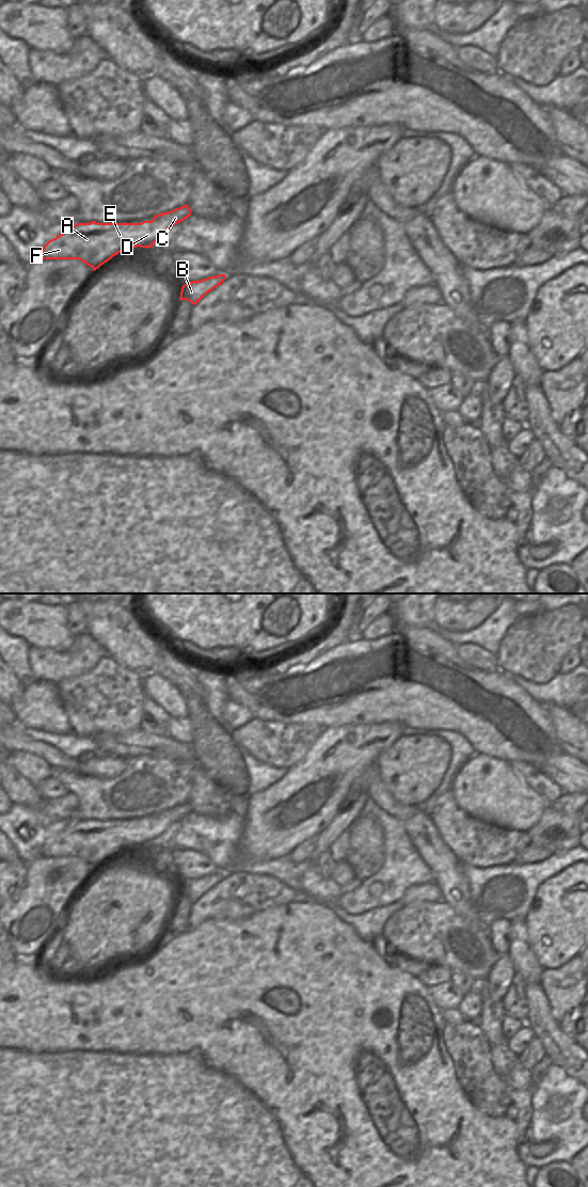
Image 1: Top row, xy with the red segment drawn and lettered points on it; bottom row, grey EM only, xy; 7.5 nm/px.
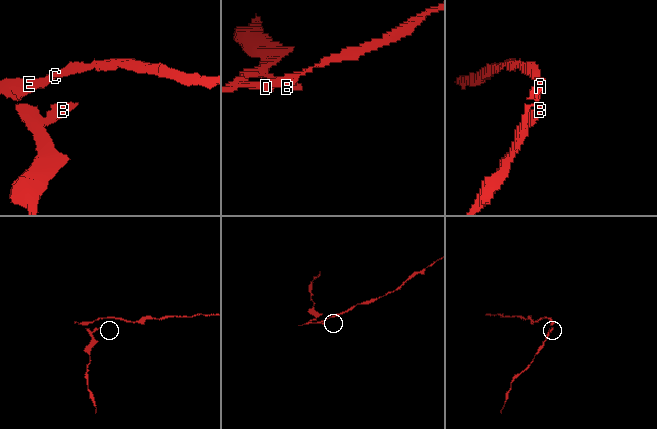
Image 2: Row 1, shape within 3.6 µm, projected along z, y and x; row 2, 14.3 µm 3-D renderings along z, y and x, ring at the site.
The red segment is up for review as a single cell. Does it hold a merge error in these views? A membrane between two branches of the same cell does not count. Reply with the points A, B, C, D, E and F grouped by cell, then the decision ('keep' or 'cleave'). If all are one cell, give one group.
groups A C D E F / B; cleave

